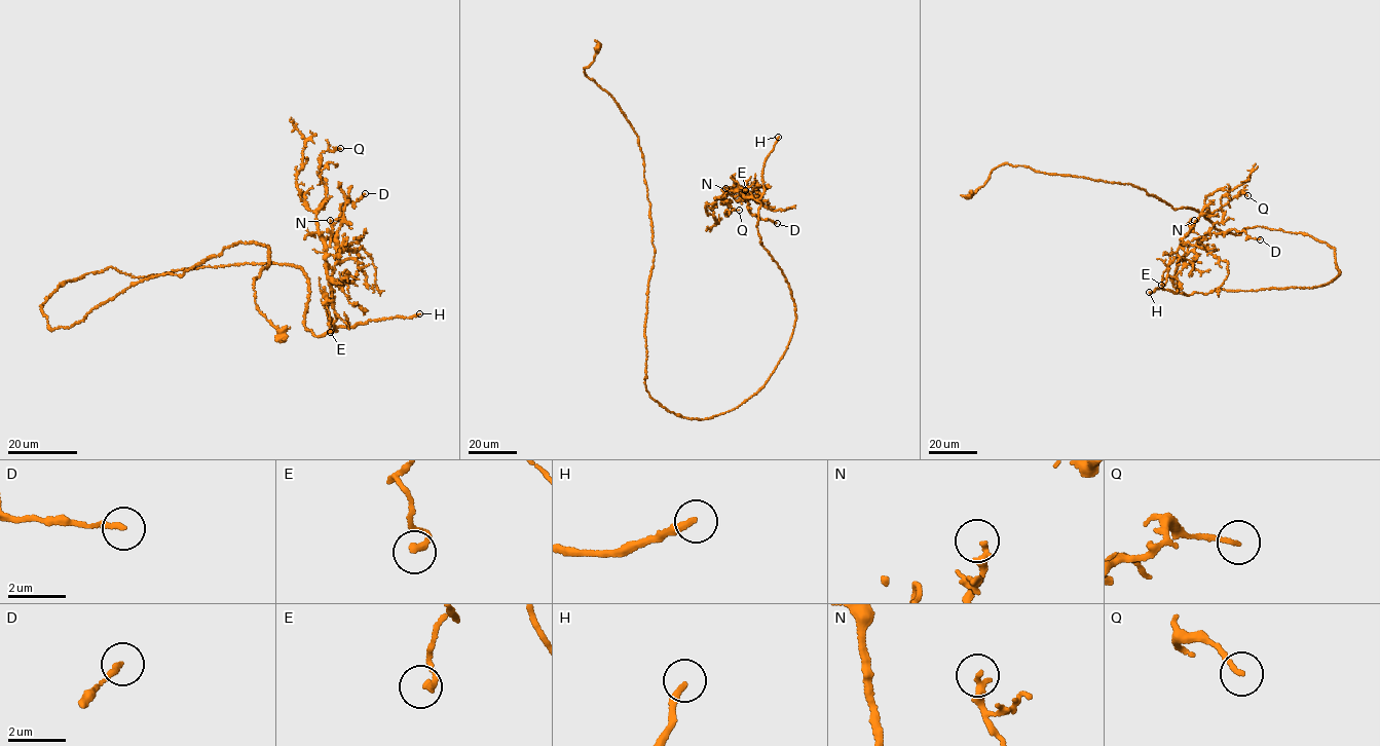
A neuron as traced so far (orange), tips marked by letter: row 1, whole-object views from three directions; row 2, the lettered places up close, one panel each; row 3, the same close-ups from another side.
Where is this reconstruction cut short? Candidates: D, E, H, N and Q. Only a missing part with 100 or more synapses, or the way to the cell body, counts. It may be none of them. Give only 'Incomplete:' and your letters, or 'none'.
Incomplete: H

